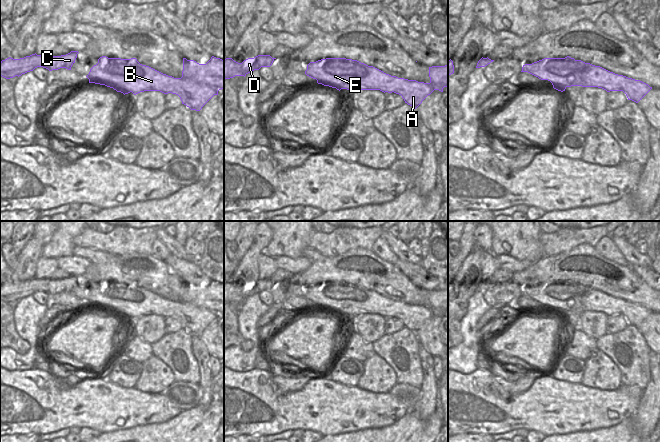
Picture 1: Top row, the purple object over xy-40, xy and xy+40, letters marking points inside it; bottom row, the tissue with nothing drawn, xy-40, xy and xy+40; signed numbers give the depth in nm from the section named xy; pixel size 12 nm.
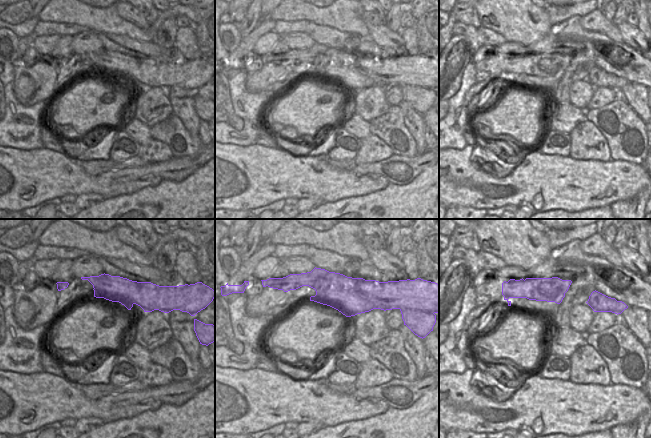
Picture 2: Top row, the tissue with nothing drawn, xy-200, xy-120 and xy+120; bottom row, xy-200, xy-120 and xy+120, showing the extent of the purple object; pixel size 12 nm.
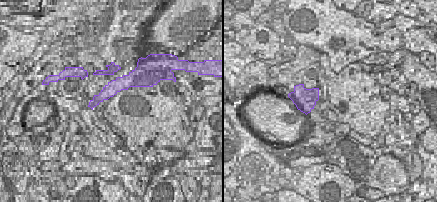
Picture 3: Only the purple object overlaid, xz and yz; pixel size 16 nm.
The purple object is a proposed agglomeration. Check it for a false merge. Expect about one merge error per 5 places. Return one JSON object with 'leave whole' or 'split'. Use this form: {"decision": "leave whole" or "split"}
{"decision": "split"}

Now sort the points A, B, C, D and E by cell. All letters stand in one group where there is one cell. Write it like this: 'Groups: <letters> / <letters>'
Groups: A B / C D E.

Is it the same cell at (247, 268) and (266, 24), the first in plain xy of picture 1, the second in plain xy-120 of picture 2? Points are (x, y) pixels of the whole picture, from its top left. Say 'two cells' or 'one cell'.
two cells

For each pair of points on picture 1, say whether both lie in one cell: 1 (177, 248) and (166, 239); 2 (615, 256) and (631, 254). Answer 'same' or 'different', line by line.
1: same
2: different

